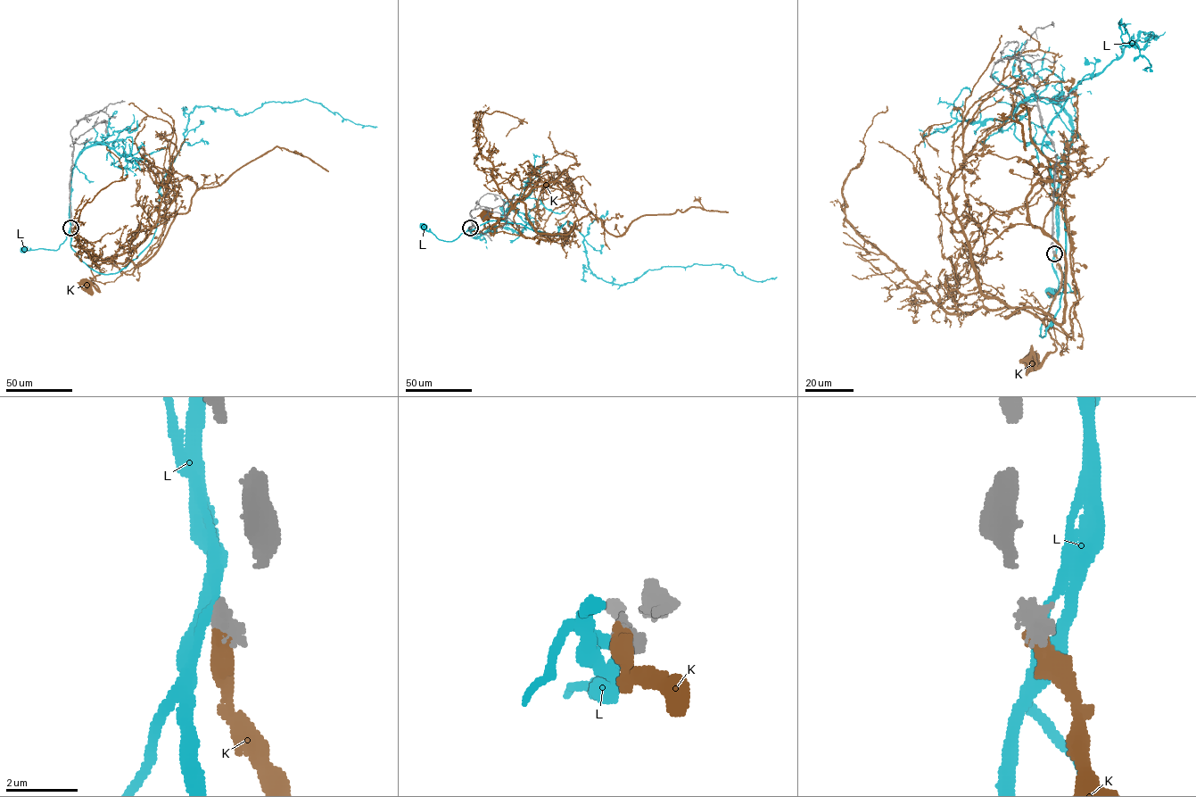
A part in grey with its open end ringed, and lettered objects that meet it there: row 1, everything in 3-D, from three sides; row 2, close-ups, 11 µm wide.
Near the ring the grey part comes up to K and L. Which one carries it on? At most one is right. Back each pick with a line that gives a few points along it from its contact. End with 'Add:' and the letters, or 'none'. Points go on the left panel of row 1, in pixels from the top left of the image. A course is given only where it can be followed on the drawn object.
K: Its course: (71, 228), (79, 246), (100, 271), (91, 281), (98, 291), (92, 284), (85, 286)
Add: K

